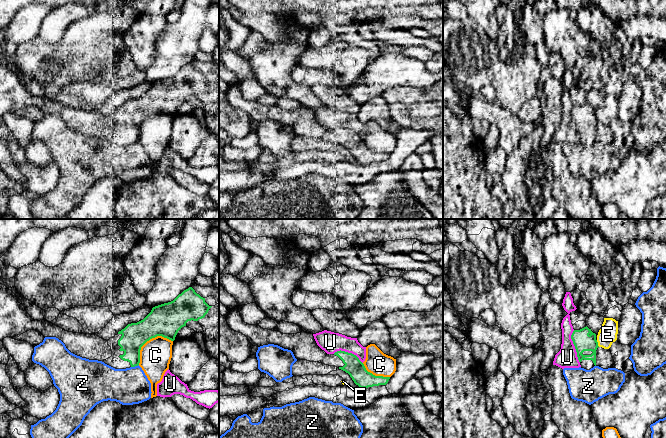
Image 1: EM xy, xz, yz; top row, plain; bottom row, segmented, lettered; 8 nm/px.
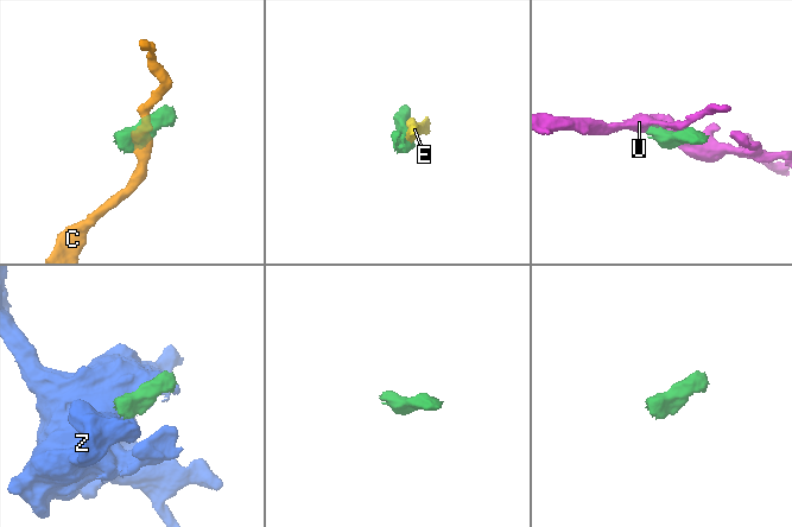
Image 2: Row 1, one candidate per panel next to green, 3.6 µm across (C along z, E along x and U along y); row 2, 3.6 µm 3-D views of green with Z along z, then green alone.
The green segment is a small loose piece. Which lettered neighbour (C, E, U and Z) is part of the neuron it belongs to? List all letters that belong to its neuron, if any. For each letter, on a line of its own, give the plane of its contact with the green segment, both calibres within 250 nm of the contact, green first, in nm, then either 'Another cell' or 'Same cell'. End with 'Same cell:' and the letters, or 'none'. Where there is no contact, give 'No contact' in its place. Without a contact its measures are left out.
C: Touches green in xy. Thickness 260 nm (green) against 260 nm. Another cell
E: Touches green in yz. Thickness 150 nm (green) against 150 nm. Another cell
U: Touches green in yz. Thickness 150 nm (green) against 160 nm. Another cell
Z: Touches green in xy. Thickness 200 nm (green) against 300 nm. Another cell
Same cell: none

